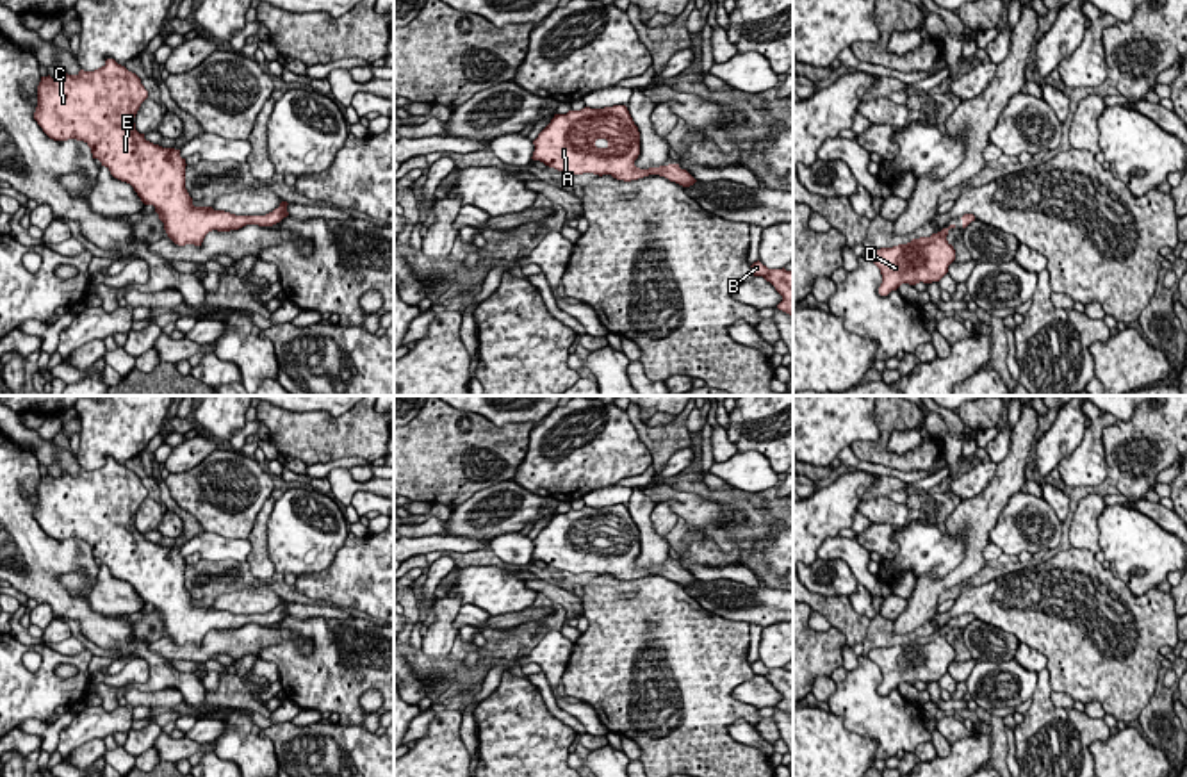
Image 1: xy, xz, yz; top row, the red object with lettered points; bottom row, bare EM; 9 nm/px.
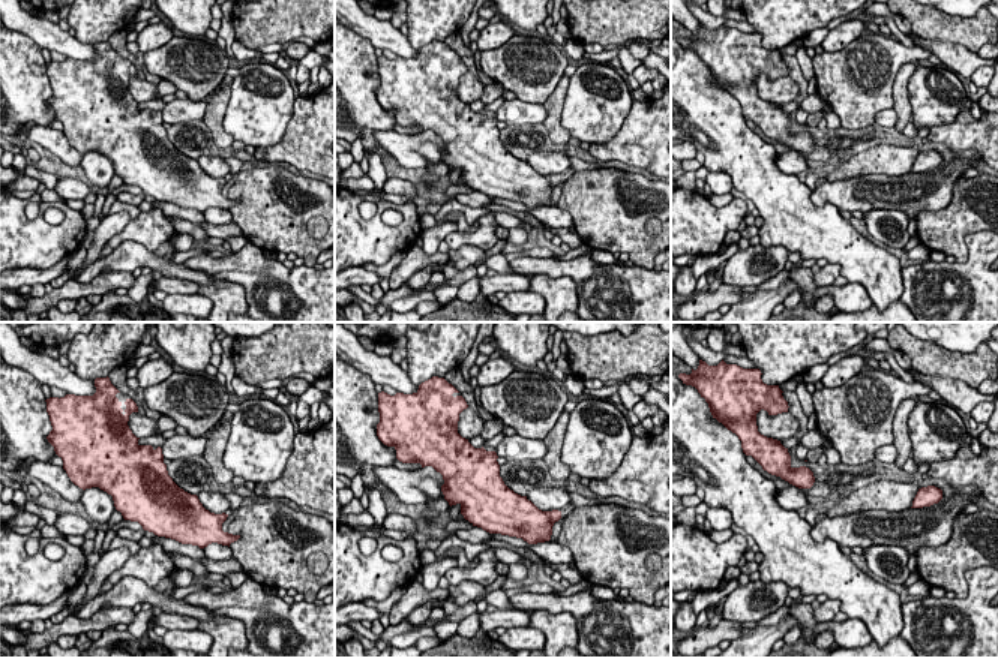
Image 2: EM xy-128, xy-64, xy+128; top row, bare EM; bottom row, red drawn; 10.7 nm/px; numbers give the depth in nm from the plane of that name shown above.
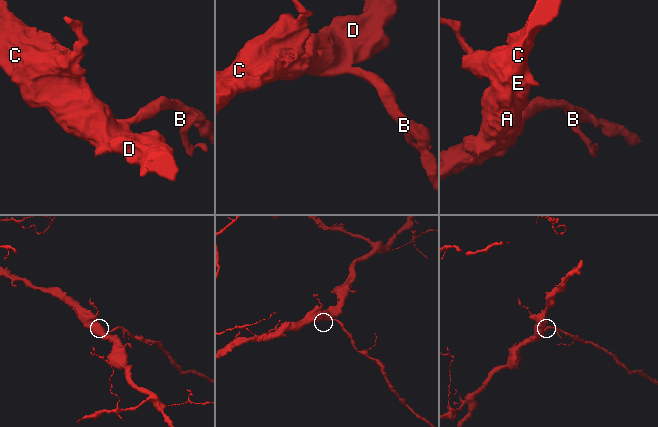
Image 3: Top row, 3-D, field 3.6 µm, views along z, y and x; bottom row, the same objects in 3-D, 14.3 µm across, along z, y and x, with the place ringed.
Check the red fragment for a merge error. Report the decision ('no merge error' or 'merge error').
no merge error

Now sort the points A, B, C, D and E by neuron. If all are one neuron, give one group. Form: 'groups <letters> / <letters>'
groups A B C D E

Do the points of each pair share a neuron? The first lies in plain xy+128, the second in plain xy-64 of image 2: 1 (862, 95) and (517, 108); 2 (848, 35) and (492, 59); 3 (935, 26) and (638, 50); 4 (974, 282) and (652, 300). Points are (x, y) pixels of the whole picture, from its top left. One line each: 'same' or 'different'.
1: different
2: different
3: different
4: same

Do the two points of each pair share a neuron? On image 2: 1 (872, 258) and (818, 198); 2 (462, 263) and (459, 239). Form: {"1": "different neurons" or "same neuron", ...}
{"1": "different neurons", "2": "different neurons"}

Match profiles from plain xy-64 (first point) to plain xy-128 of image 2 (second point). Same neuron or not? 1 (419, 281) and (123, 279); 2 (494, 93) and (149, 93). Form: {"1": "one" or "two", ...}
{"1": "two", "2": "two"}

